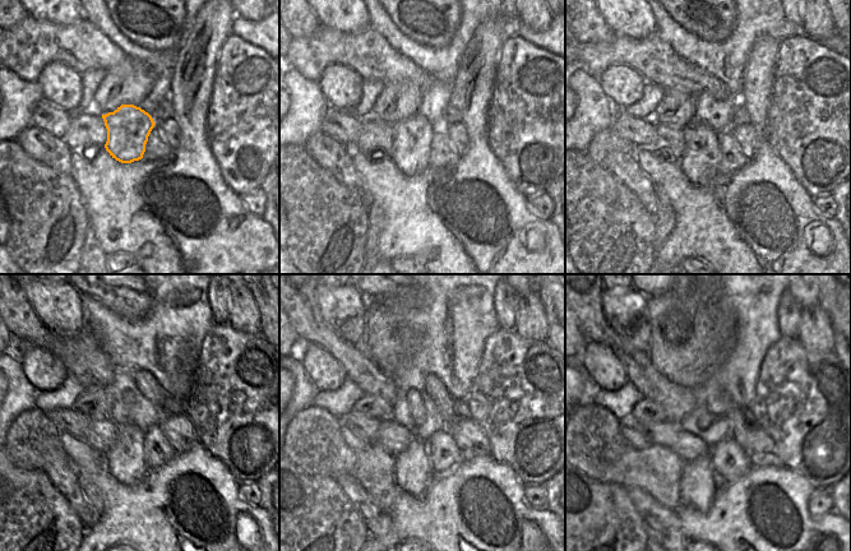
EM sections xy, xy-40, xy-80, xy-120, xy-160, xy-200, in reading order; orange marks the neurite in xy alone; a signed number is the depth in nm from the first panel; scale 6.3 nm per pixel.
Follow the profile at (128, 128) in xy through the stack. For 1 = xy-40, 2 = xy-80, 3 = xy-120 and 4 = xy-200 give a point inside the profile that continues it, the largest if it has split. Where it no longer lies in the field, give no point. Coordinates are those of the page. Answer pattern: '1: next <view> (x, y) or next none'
1: next xy-40 (412, 137)
2: next xy-80 (701, 156)
3: next xy-120 (125, 461)
4: next xy-200 (699, 482)

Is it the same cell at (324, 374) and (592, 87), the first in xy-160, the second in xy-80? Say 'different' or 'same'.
different

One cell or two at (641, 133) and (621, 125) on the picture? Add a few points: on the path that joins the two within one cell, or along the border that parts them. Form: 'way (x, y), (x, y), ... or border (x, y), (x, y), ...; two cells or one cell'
way (636, 130), (630, 130), (627, 126); one cell

